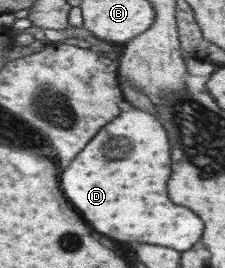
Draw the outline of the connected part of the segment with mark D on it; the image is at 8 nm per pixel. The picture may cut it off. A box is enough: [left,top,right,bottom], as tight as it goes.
[61,109,203,251]

